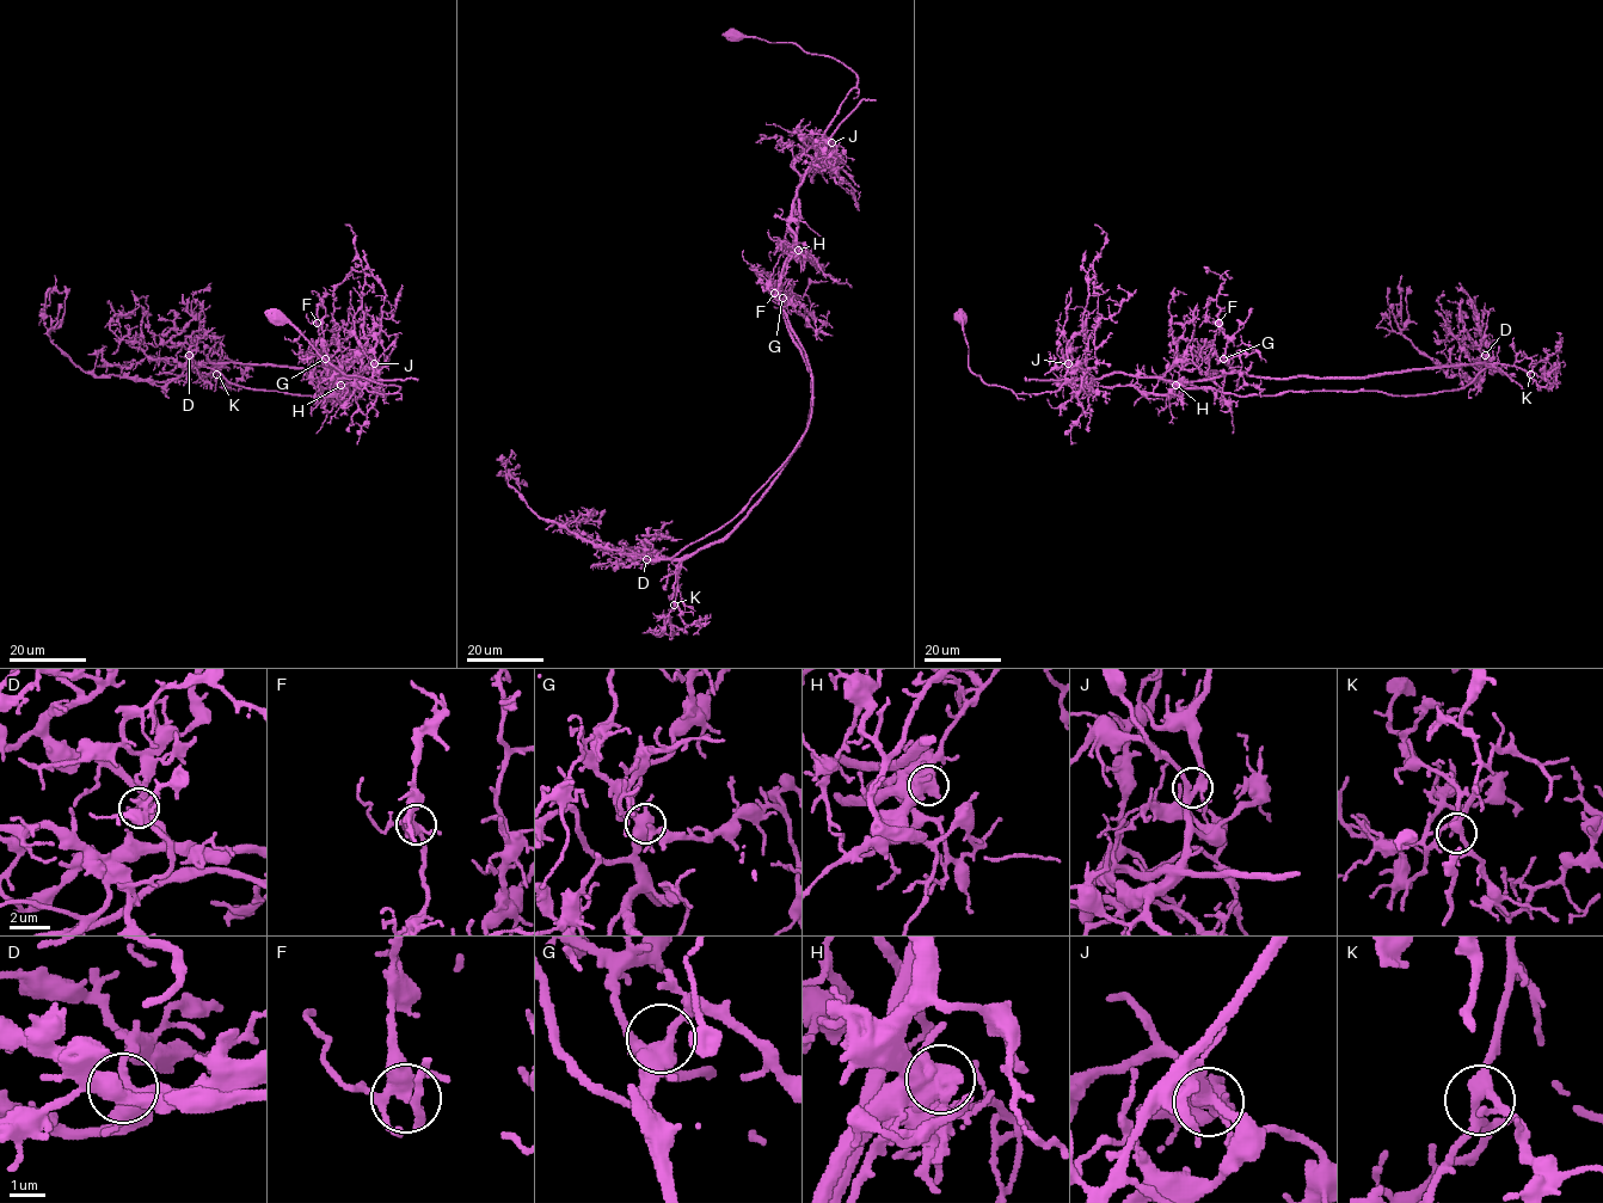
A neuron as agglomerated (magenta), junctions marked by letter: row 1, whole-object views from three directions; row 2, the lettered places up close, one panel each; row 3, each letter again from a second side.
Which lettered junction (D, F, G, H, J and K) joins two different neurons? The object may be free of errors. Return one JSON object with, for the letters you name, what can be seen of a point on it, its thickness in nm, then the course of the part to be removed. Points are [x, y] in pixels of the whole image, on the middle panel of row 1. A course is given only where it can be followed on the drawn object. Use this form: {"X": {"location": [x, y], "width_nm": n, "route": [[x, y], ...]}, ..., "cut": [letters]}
{"H": {"location": [798, 250], "width_nm": 550, "route": [[798, 250], [777, 301], [811, 418], [735, 516], [663, 560], [625, 556], [541, 519], [511, 476]]}, "cut": ["H"]}

